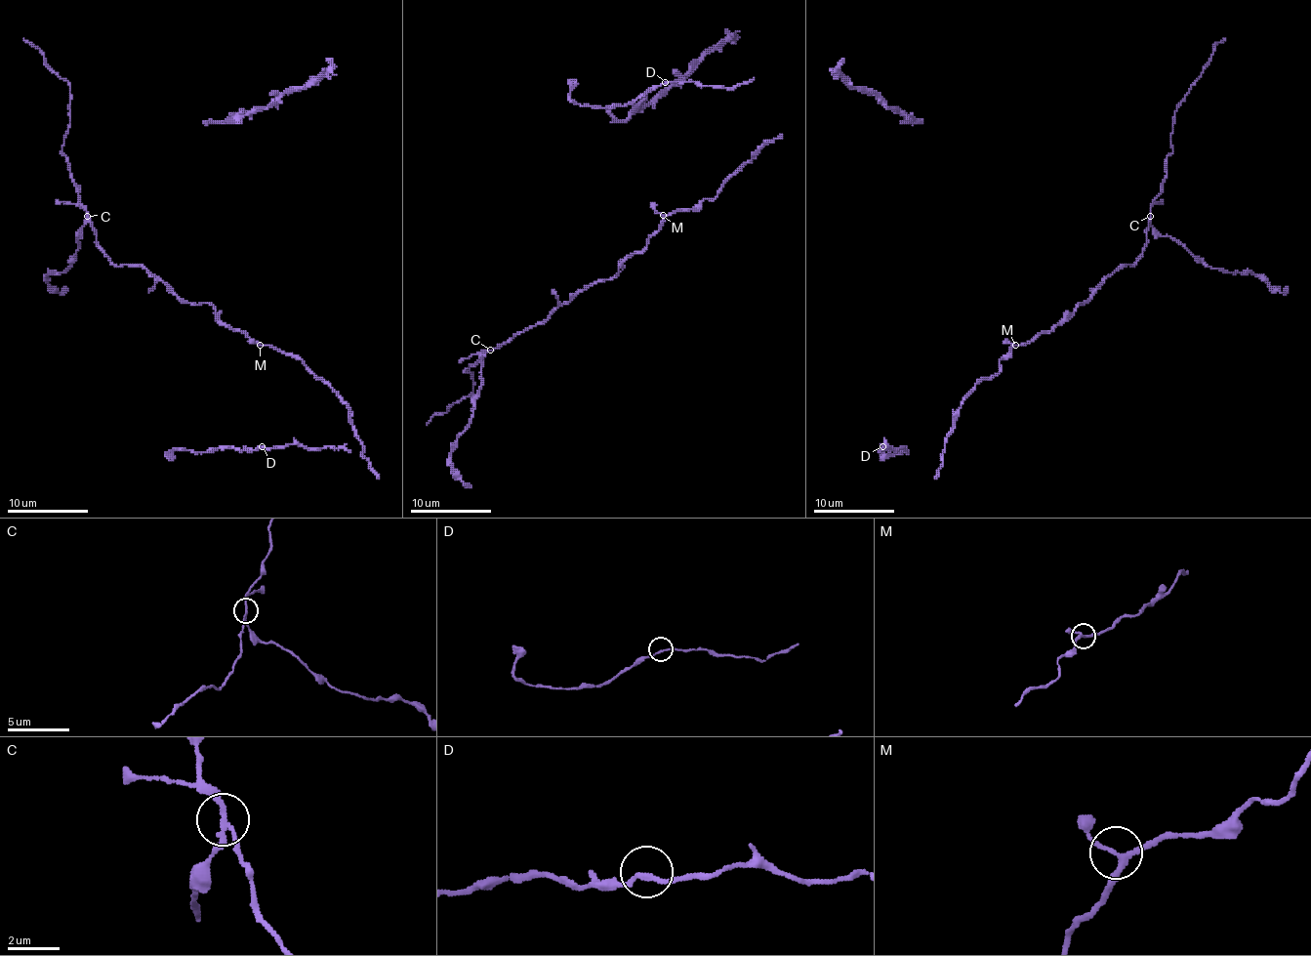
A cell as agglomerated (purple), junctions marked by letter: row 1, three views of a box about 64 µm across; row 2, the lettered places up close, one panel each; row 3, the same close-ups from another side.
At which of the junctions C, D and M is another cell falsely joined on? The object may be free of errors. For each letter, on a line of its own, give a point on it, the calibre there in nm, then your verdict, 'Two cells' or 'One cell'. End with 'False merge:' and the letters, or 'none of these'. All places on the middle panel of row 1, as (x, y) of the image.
C: Place: (490, 350). Thickness 150 nm. Two cells
D: Place: (665, 82). Thickness 170 nm. One cell
M: Place: (663, 215). Thickness 200 nm. One cell
False merge: C

